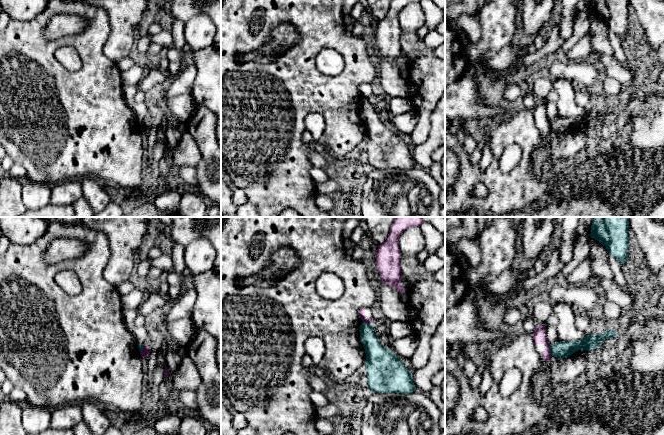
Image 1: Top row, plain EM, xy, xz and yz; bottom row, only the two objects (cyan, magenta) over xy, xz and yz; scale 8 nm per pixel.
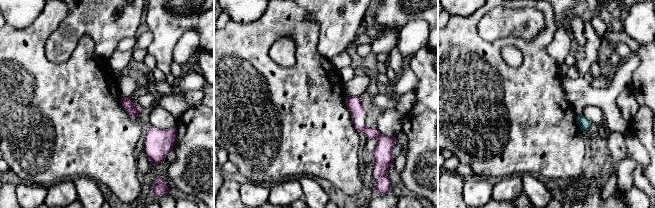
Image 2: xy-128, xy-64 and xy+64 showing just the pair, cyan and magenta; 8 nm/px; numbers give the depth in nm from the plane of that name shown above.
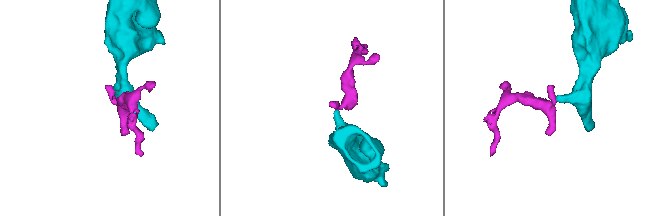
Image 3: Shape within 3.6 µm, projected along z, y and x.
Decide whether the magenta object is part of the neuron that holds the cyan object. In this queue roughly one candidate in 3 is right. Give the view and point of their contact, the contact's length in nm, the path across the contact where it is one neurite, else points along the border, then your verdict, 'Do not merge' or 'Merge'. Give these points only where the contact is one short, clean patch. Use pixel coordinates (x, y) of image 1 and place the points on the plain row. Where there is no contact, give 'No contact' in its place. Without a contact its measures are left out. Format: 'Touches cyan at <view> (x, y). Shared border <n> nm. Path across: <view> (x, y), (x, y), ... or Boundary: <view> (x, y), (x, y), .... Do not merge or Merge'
Touches cyan at yz (550, 126). Shared border 100 nm. Boundary: yz (549, 120), (551, 131). Do not merge

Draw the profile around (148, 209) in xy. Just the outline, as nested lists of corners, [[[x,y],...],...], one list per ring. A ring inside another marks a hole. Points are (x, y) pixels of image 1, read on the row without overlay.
[[[152,199],[136,207],[128,214],[124,214],[123,217],[181,217],[181,216],[178,214],[178,212],[162,213],[157,209]]]

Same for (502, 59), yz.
[[[533,41],[528,45],[507,45],[497,52],[492,53],[486,60],[488,70],[500,71],[511,66],[513,61],[519,57],[535,51]]]

